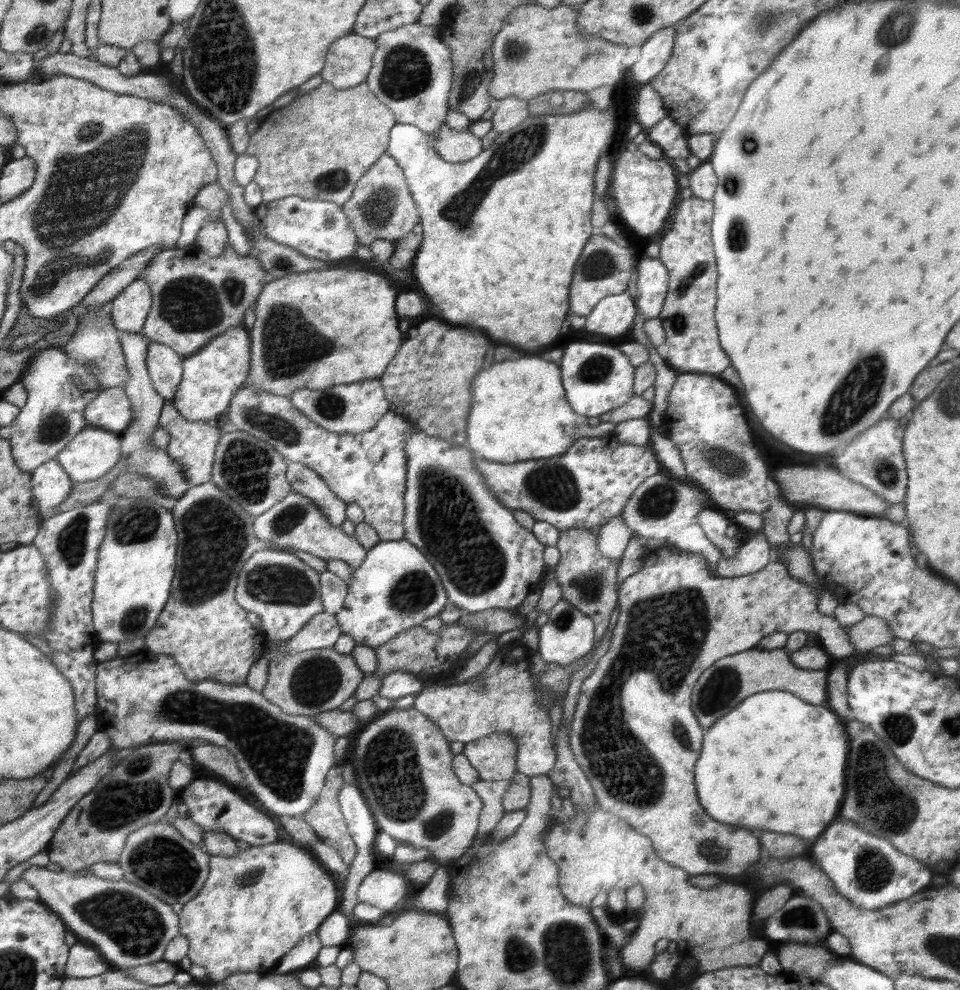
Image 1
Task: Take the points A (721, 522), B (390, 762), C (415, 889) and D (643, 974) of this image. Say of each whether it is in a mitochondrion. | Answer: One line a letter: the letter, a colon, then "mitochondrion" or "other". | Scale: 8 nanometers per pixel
A: other
B: mitochondrion
C: other
D: other

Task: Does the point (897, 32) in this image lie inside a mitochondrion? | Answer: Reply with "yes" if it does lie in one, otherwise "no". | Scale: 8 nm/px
yes

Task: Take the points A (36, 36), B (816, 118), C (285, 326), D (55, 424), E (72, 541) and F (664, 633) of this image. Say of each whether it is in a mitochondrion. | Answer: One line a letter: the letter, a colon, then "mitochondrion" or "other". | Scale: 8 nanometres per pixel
A: mitochondrion
B: other
C: mitochondrion
D: mitochondrion
E: mitochondrion
F: mitochondrion

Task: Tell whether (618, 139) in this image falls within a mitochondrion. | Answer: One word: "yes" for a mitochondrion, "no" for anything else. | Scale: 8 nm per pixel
no

